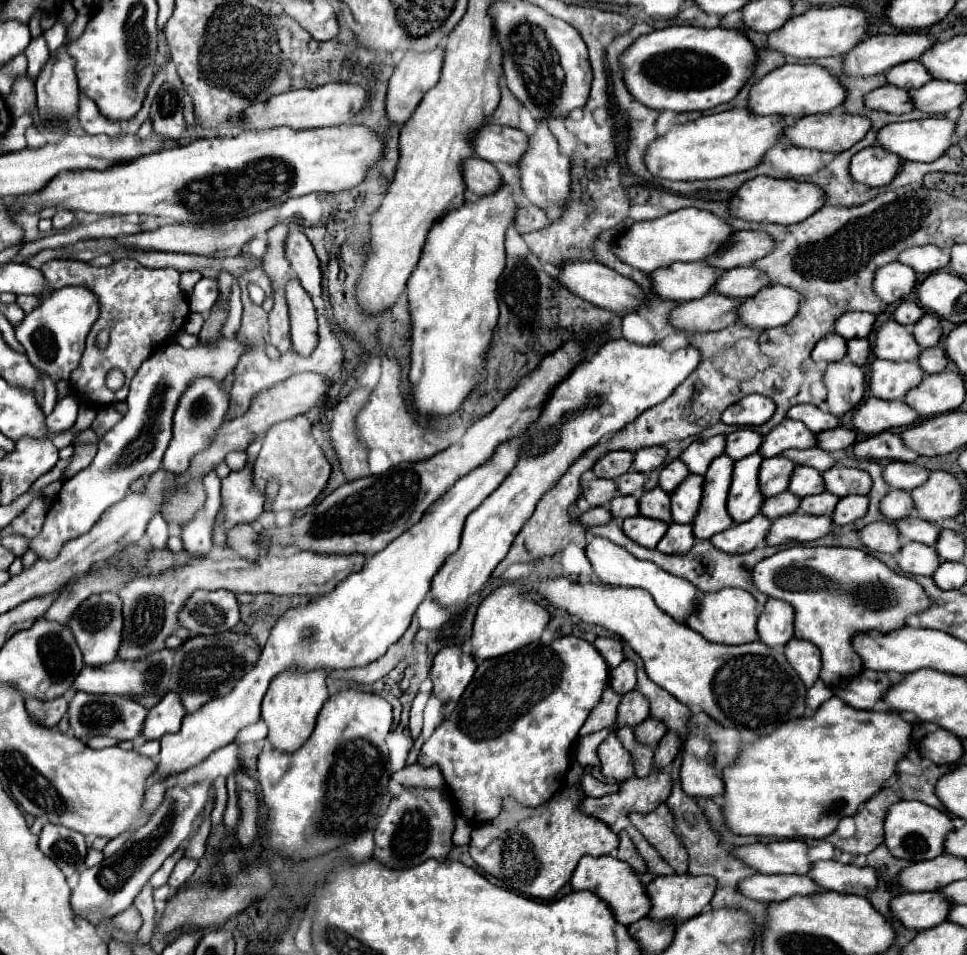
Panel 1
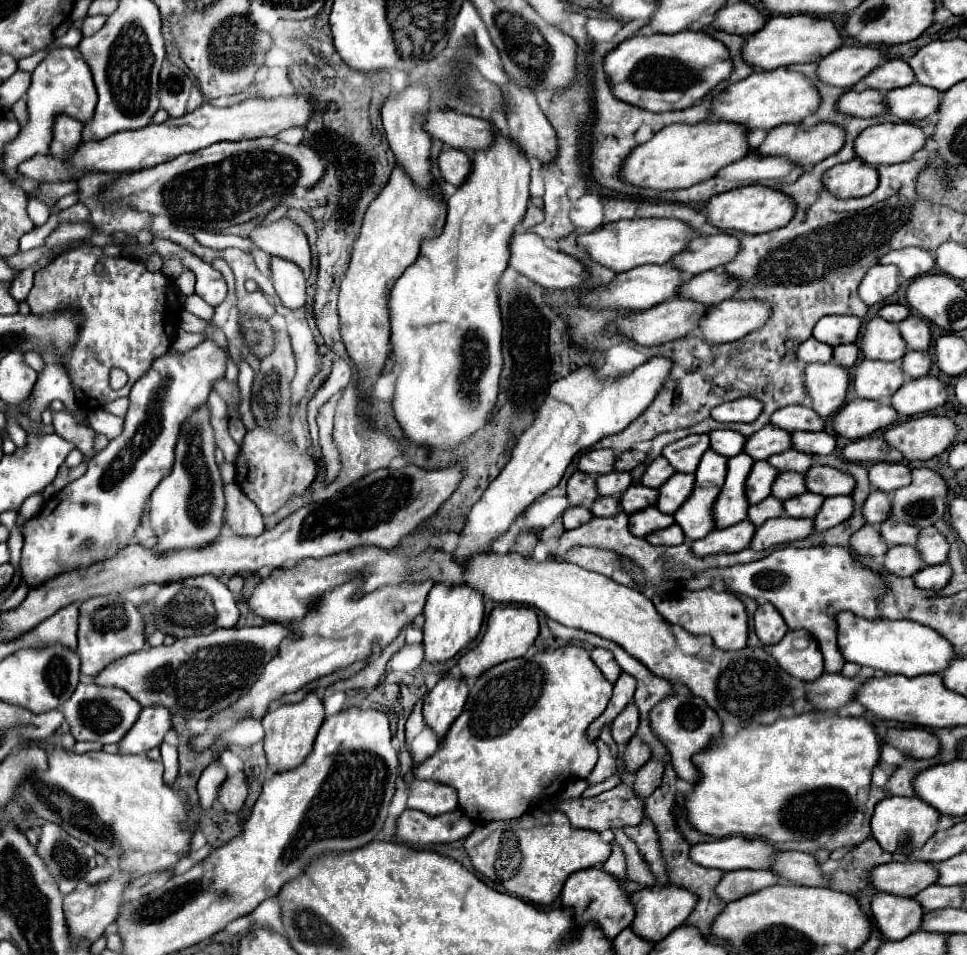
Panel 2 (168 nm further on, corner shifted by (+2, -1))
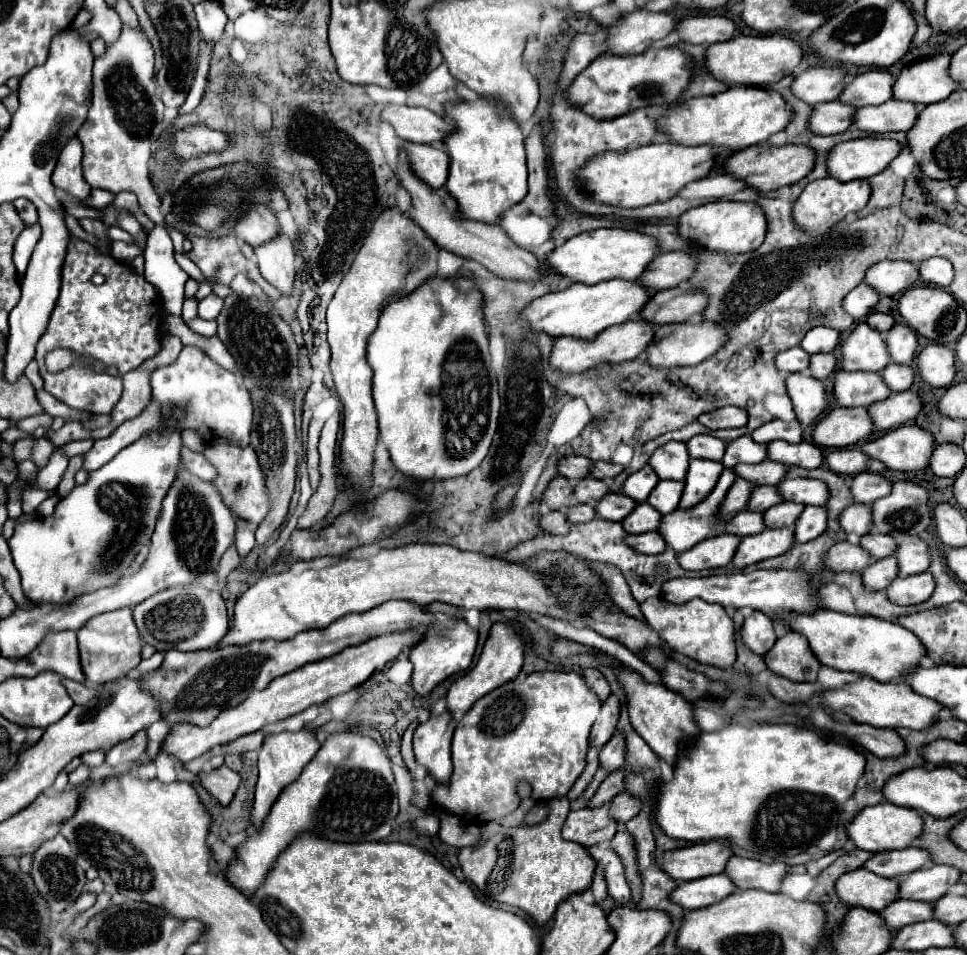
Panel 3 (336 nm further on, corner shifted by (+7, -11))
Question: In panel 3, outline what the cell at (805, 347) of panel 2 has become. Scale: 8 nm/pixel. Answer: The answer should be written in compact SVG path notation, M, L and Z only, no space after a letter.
M801 346L789 348L789 350L781 352L781 354L777 354L777 358L775 358L777 368L781 372L787 372L787 374L793 374L793 372L809 372L807 370L807 366L811 364L809 360L811 360L811 356Z

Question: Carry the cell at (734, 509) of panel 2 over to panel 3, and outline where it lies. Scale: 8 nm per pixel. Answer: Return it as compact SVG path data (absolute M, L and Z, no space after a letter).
M725 468L721 478L719 478L719 482L717 482L717 486L713 488L713 492L703 502L699 502L697 506L693 506L689 510L679 510L677 508L675 512L663 516L663 520L661 520L661 534L663 534L663 538L665 538L669 548L673 548L679 554L679 552L685 552L685 550L693 548L695 544L703 542L705 538L719 536L719 534L725 532L725 522L719 522L719 502L723 502L723 498L727 496L727 490L731 488L731 482L735 478L737 478L735 472L731 468Z

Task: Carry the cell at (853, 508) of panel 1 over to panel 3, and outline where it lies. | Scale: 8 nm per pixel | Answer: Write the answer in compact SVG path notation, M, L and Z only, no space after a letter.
M805 506L803 514L795 524L795 540L809 542L827 530L827 508L825 506Z

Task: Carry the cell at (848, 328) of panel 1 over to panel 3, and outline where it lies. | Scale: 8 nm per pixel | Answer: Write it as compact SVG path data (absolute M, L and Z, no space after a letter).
M817 326L805 334L801 348L807 354L819 354L819 352L833 352L837 348L837 344L839 344L837 330L831 330L827 326Z

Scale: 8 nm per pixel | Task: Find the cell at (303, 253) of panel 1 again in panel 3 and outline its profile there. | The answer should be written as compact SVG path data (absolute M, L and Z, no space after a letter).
M255 204L255 206L249 206L245 214L241 214L241 218L235 224L235 234L255 248L275 238L275 234L281 234L281 226L275 214L267 206Z

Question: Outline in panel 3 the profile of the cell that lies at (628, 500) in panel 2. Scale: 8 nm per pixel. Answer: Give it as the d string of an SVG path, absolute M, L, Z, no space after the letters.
M607 494L597 502L597 514L605 520L613 520L613 522L621 522L623 518L627 518L627 514L631 514L631 510L637 506L635 500L631 500L625 494Z

